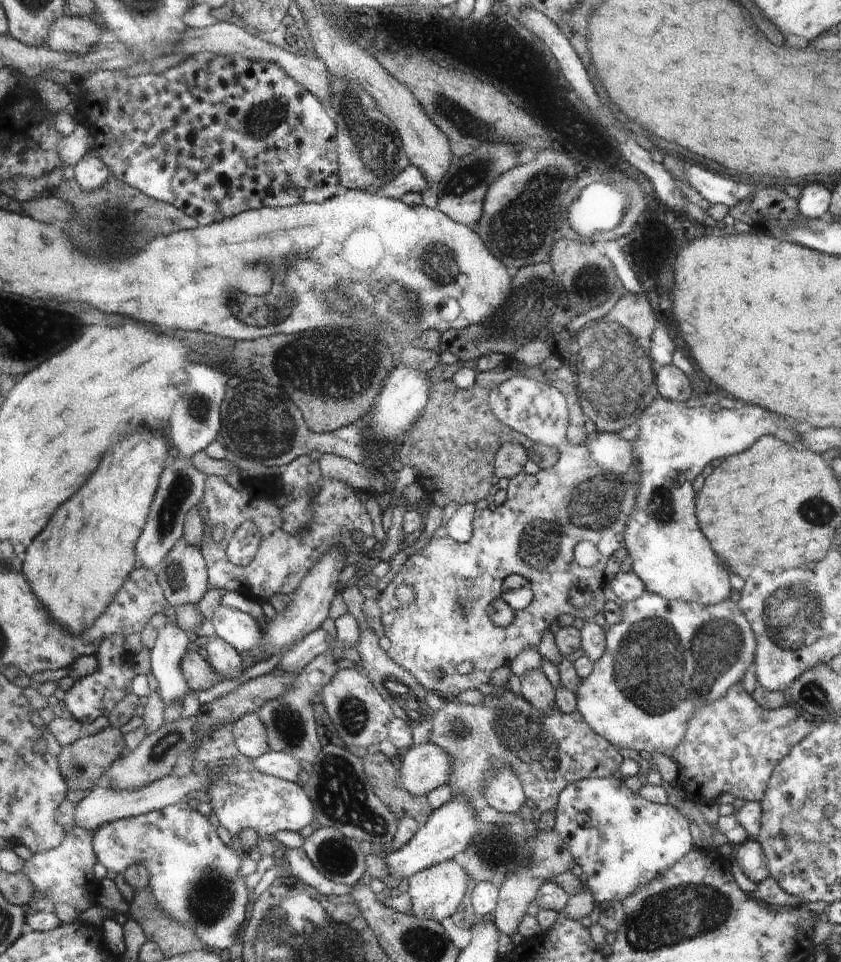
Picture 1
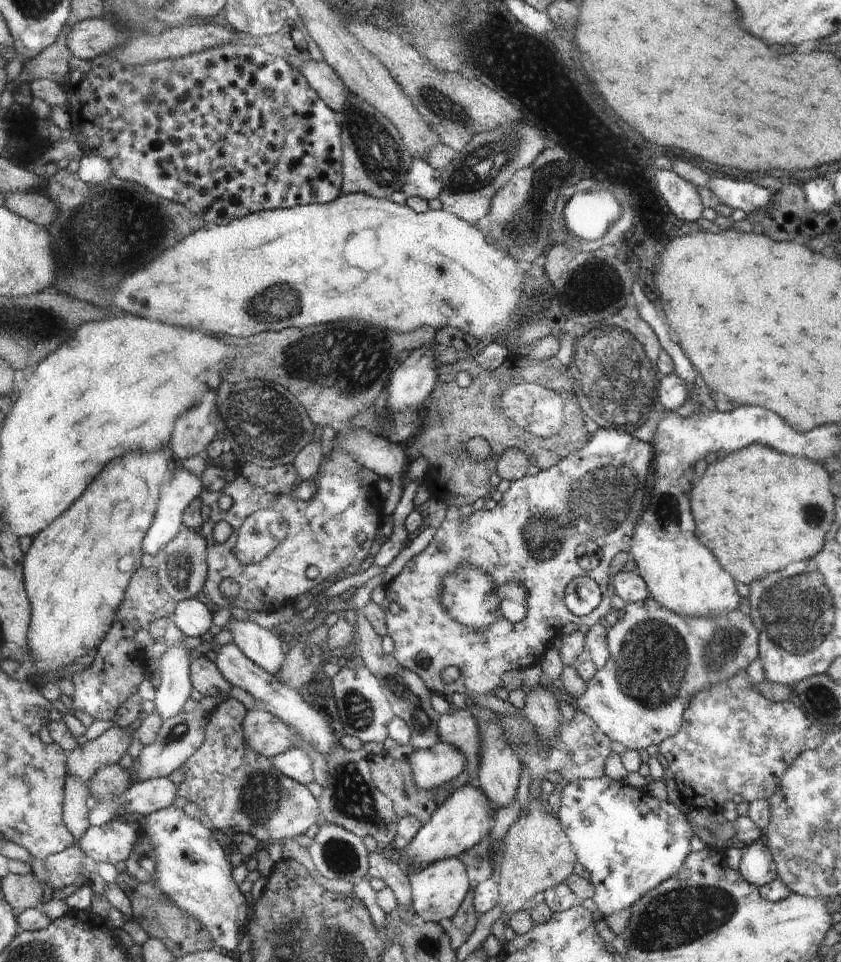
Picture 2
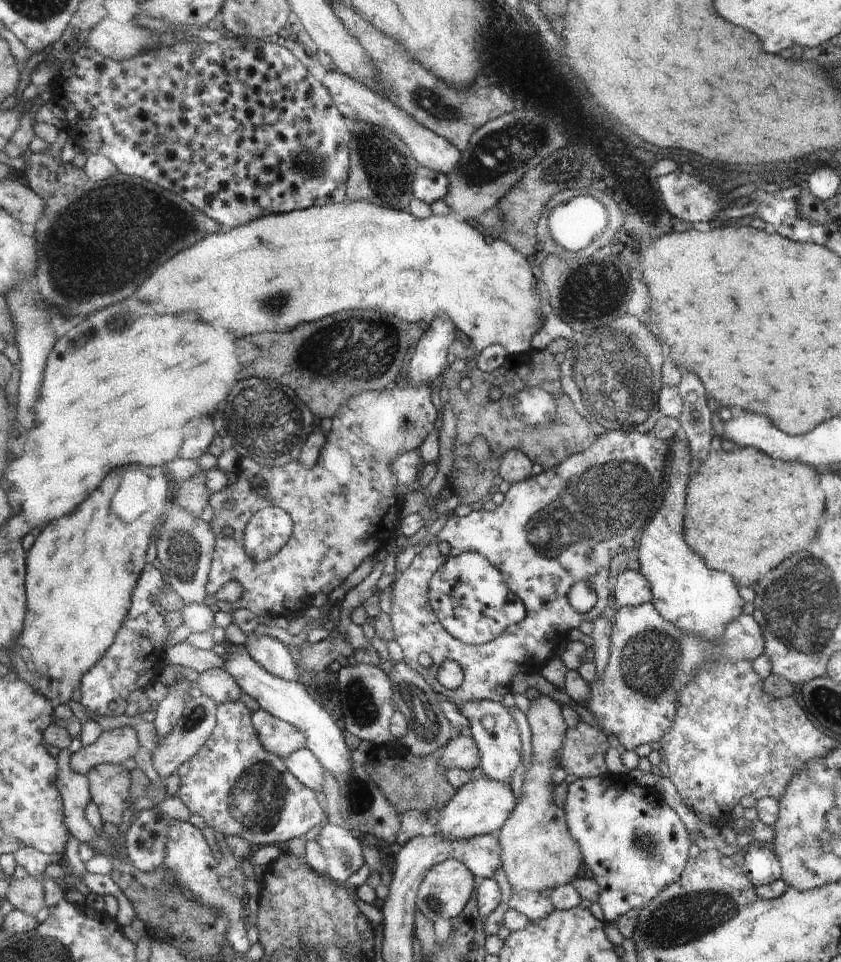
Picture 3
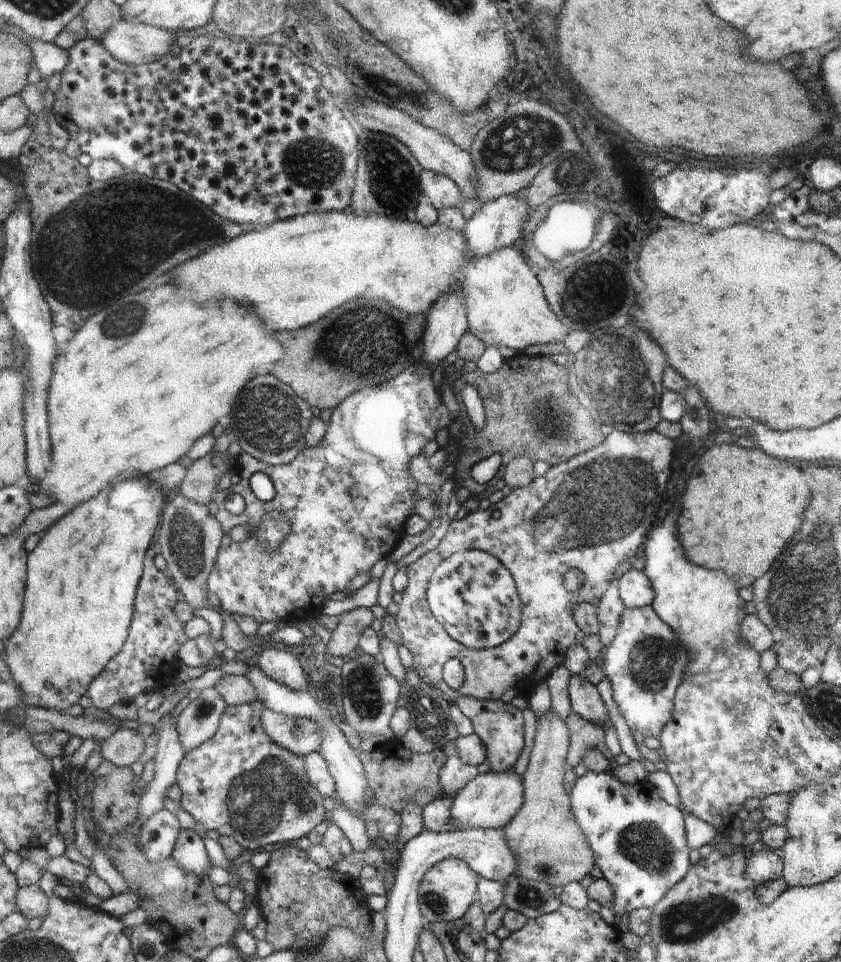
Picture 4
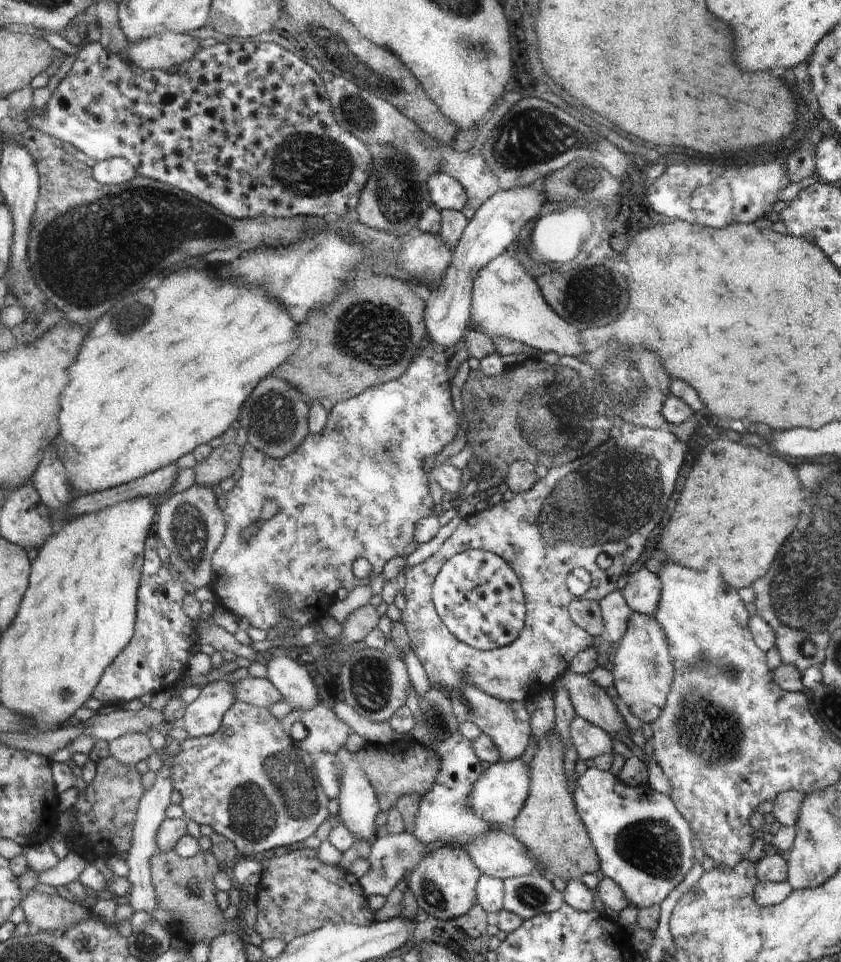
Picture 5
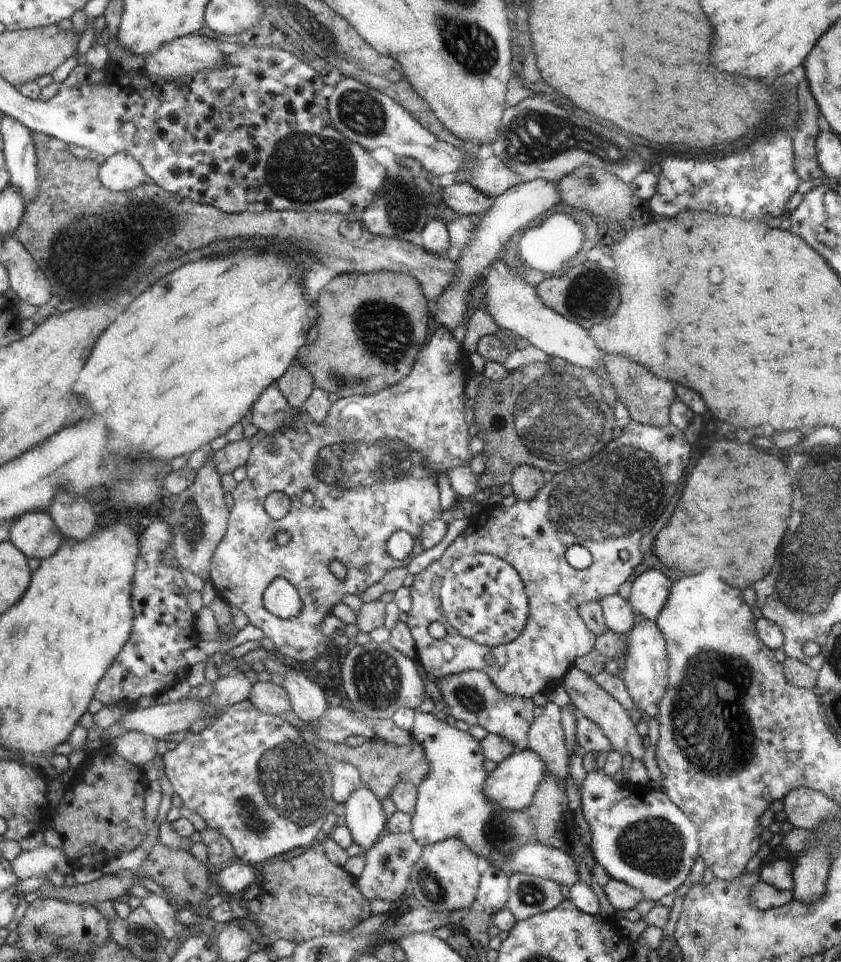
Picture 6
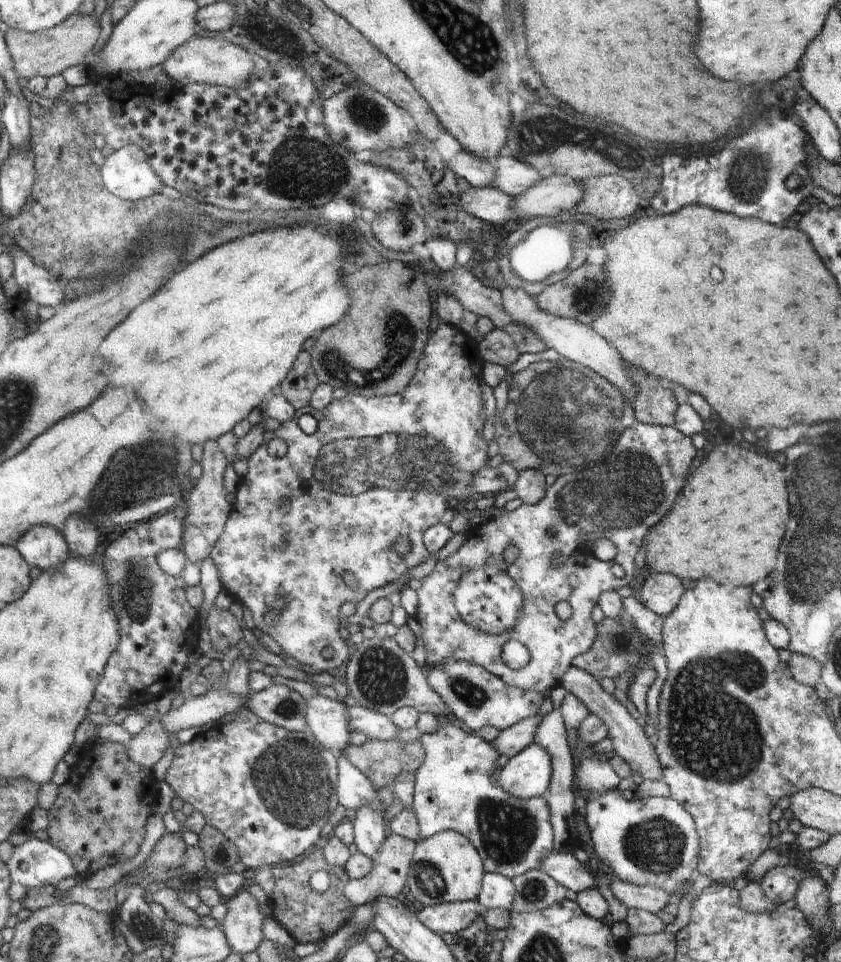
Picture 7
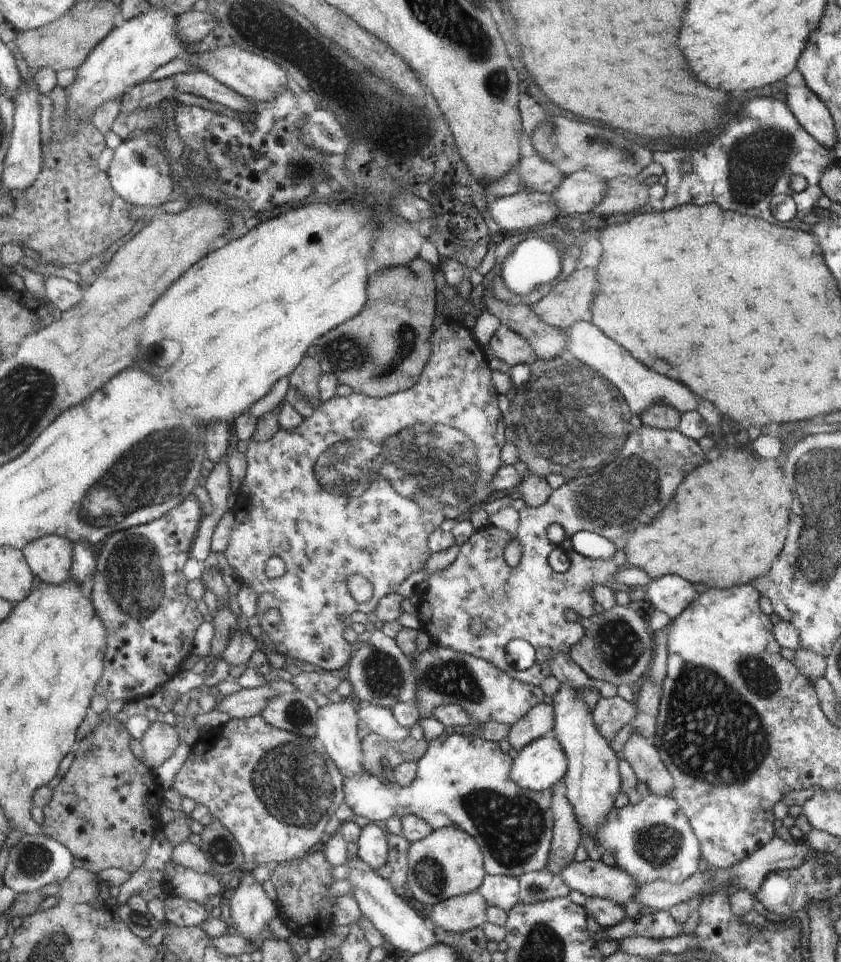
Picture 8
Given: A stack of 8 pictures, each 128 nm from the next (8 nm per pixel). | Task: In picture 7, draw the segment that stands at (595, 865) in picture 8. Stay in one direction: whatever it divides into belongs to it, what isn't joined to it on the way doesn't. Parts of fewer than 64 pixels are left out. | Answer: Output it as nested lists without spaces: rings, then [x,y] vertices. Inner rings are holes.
[[[552,850],[539,869],[576,893],[598,886],[596,873],[592,872],[589,864],[582,864],[573,854]]]

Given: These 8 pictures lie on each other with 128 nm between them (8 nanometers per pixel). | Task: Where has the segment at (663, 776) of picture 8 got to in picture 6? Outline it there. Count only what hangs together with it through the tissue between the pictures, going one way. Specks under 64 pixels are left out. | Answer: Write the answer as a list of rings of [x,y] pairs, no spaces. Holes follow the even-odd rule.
[[[576,668],[569,671],[563,686],[578,715],[594,722],[611,743],[614,751],[623,756],[630,754],[633,760],[643,762],[646,748],[644,746],[645,739],[637,732],[636,724],[614,697],[605,692],[588,673],[581,672]]]

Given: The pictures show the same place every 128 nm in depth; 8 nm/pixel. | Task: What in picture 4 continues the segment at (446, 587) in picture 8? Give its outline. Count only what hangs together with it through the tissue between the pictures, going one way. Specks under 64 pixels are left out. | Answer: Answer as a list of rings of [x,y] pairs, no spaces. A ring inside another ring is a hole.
[[[625,428],[624,430],[614,430],[614,432],[608,434],[606,440],[604,440],[602,444],[598,444],[597,448],[590,448],[590,452],[582,452],[582,454],[578,454],[578,456],[574,456],[564,463],[551,466],[545,476],[542,476],[542,478],[535,477],[528,486],[512,487],[512,492],[510,492],[508,496],[504,497],[504,499],[497,504],[492,505],[488,510],[478,509],[474,513],[468,513],[467,516],[464,516],[464,518],[458,520],[458,522],[451,522],[450,526],[448,526],[448,532],[446,532],[446,536],[442,538],[440,544],[438,544],[434,550],[430,550],[430,552],[426,552],[424,556],[420,556],[414,564],[410,564],[405,568],[406,573],[408,574],[408,586],[406,586],[404,591],[397,596],[396,600],[396,603],[398,604],[398,614],[396,614],[394,618],[400,632],[401,644],[408,649],[410,654],[412,654],[412,658],[414,659],[412,669],[418,674],[418,677],[434,689],[440,690],[451,703],[454,703],[462,696],[472,696],[481,700],[494,700],[510,703],[512,698],[516,697],[516,694],[520,694],[520,690],[524,690],[528,684],[534,686],[534,684],[538,684],[540,680],[547,678],[555,667],[562,664],[563,658],[567,654],[567,650],[574,644],[581,644],[583,637],[585,636],[574,623],[573,609],[581,603],[587,603],[596,608],[598,607],[602,596],[608,591],[608,582],[610,582],[610,578],[612,578],[614,568],[616,568],[620,562],[628,560],[628,556],[636,554],[636,550],[638,550],[638,548],[642,546],[642,542],[644,542],[646,530],[651,530],[650,526],[654,524],[656,512],[658,512],[658,506],[660,506],[662,490],[664,490],[666,480],[668,480],[668,474],[670,474],[670,458],[672,458],[672,439],[664,438],[662,434],[658,434],[656,431],[632,434]],[[471,549],[488,552],[491,556],[494,556],[508,572],[510,572],[521,603],[521,622],[516,633],[499,646],[481,650],[465,648],[462,644],[459,644],[450,638],[442,627],[442,624],[439,624],[432,615],[426,597],[426,590],[436,566],[456,552],[463,552],[464,550]],[[574,569],[580,570],[586,580],[582,584],[582,588],[578,588],[576,592],[570,592],[570,590],[564,588],[563,578],[568,571]],[[451,659],[457,659],[461,663],[465,673],[465,682],[460,689],[450,689],[443,682],[443,676],[440,674],[444,664]]]

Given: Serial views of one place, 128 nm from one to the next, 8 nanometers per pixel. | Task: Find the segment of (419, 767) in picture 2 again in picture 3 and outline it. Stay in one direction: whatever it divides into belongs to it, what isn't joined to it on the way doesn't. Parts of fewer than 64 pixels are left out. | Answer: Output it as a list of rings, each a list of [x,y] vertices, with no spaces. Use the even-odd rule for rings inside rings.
[[[456,735],[442,748],[440,764],[445,769],[462,768],[473,771],[481,764],[481,753],[472,736]]]

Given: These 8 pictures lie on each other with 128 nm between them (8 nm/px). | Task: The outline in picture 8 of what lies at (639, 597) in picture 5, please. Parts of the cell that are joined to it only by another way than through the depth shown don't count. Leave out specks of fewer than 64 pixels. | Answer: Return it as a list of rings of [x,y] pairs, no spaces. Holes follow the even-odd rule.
[[[677,575],[652,579],[646,595],[653,610],[661,611],[671,620],[677,618],[699,595],[693,585]]]

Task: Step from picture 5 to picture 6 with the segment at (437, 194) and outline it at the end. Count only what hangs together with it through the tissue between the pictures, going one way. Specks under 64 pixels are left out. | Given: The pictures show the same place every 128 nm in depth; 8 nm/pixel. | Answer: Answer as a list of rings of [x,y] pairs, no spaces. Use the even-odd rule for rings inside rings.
[[[463,180],[444,188],[442,198],[444,198],[446,206],[450,206],[454,212],[466,217],[472,214],[485,214],[492,203],[492,199],[483,196]]]

